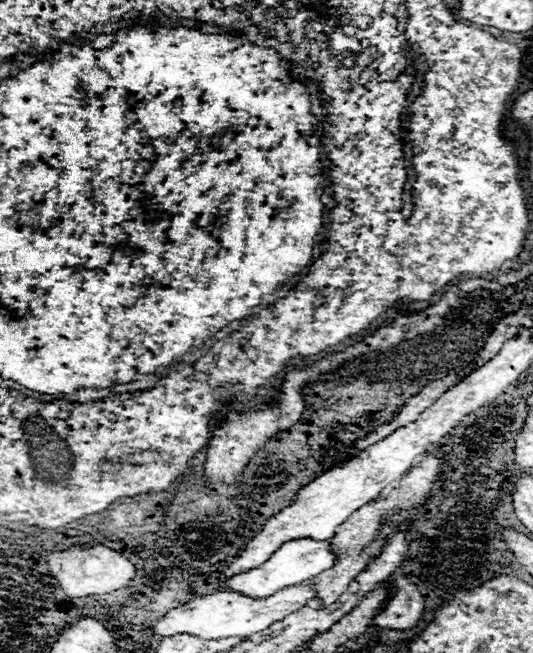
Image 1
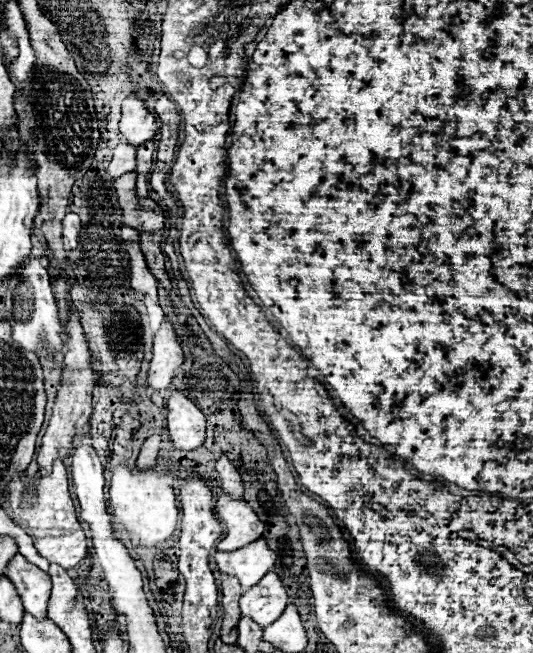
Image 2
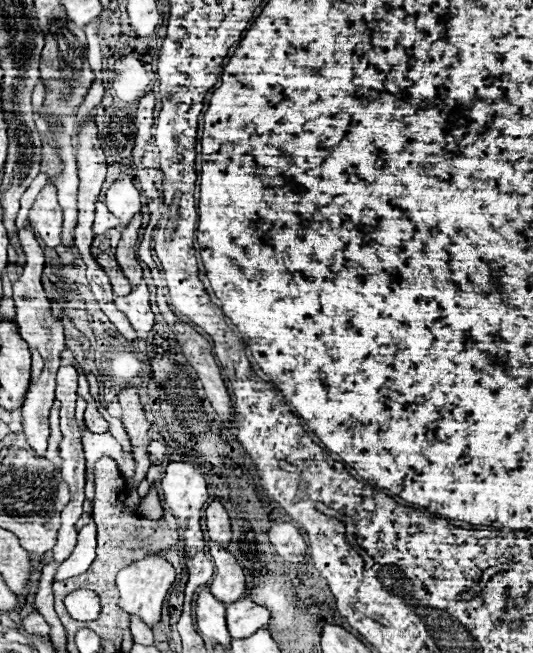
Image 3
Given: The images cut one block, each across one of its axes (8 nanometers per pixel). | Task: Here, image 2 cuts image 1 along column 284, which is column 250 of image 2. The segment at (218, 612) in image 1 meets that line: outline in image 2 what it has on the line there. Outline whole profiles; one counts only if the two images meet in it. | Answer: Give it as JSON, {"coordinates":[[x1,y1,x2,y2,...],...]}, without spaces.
{"coordinates":[[268,572,252,590,246,590,240,598,240,610,250,616,262,628,272,624,288,606,286,588,282,586,276,572]]}

